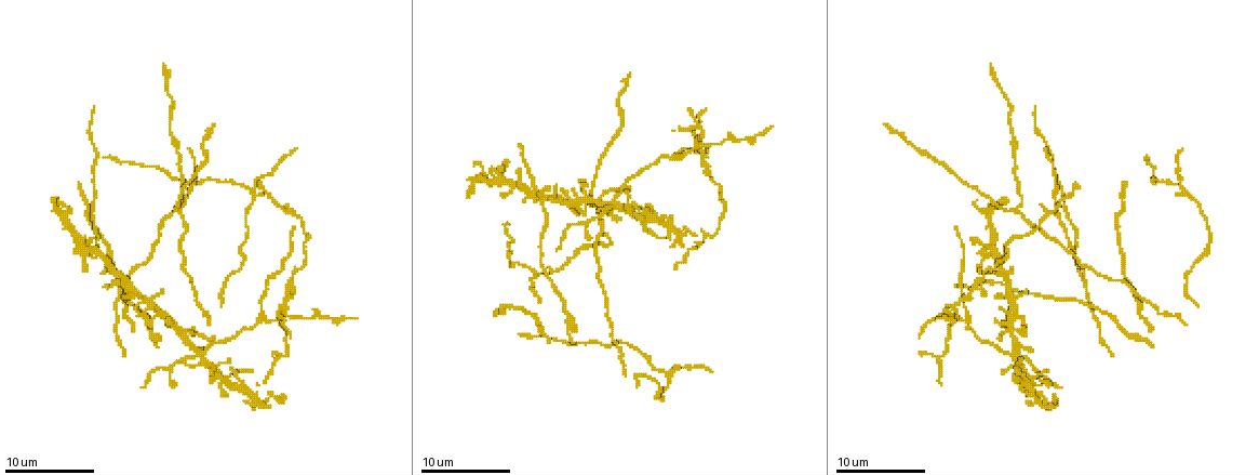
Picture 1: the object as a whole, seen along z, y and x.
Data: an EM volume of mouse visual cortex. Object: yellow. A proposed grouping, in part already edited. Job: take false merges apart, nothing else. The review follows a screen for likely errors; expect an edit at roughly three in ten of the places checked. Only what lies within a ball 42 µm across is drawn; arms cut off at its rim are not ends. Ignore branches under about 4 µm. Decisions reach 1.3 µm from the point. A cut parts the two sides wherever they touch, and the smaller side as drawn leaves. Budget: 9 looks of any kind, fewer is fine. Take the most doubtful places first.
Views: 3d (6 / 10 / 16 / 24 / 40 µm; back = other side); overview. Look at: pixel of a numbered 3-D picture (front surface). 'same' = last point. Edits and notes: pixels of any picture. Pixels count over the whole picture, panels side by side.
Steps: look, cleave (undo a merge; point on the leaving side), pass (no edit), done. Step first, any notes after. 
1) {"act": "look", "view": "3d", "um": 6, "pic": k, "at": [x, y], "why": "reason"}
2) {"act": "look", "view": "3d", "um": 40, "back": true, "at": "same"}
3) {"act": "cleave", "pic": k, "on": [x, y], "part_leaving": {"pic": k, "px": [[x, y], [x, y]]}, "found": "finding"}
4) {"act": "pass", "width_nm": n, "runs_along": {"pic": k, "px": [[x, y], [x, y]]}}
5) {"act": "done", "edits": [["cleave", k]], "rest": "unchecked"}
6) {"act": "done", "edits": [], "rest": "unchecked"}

{"act": "look", "view": "3d", "um": 16, "pic": 1, "at": [285, 313]}

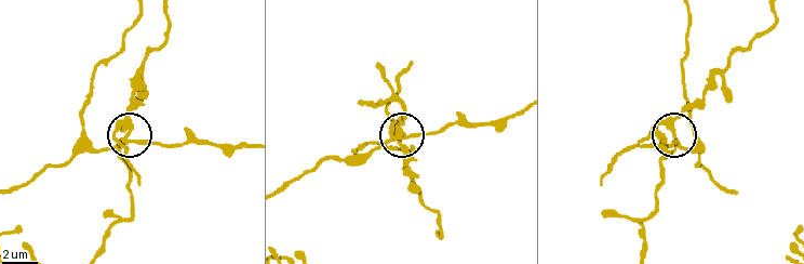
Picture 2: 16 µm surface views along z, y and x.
{"act": "look", "view": "3d", "um": 6, "pic": 2, "at": [128, 135]}

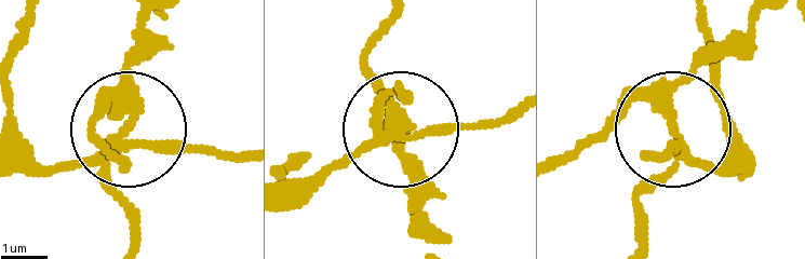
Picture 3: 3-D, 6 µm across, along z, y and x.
{"act": "cleave", "pic": 3, "on": [125, 82], "arms": 4, "part_leaving": {"pic": 3, "px": [[111, 139], [143, 15]]}, "found": "a second neuron is stuck on"}

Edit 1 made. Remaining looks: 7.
{"act": "look", "view": "overview"}

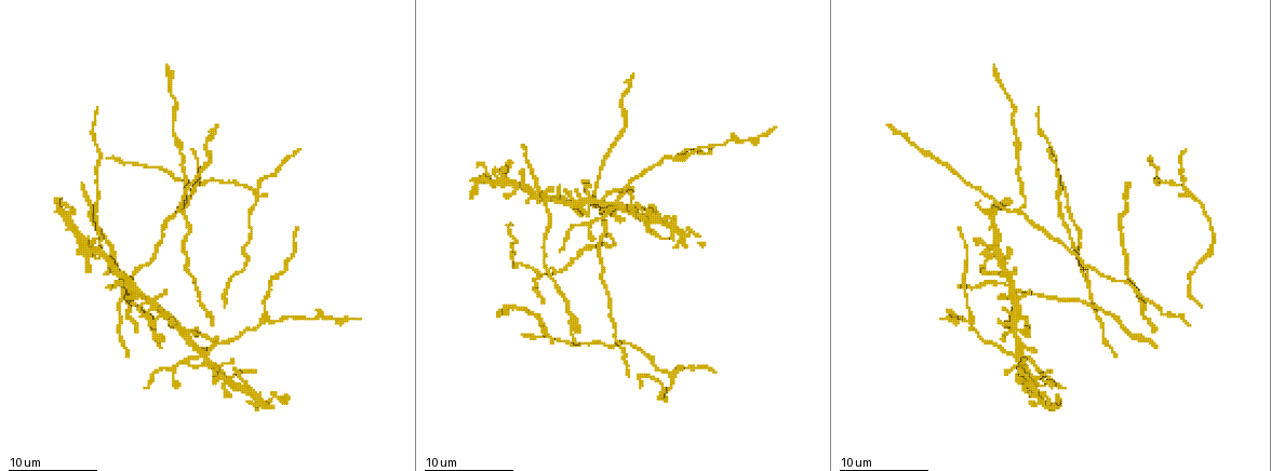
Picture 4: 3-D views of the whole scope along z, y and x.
{"act": "look", "view": "3d", "um": 10, "pic": 4, "at": [185, 335], "why": "four-way junction"}

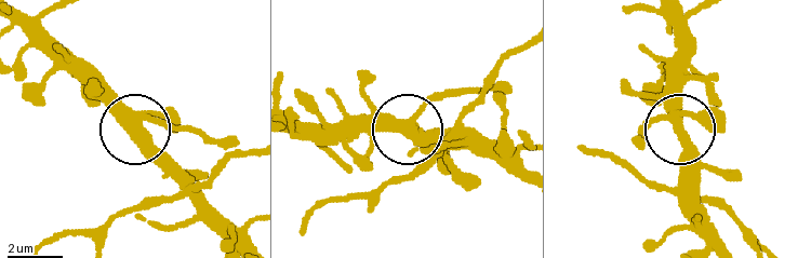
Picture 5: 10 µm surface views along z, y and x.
{"act": "look", "view": "3d", "um": 6, "pic": 5, "at": [678, 127]}

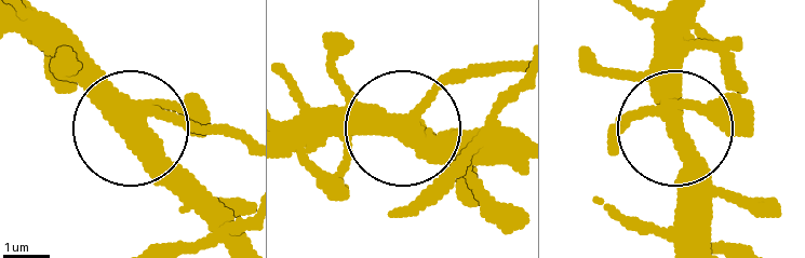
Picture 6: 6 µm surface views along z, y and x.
{"act": "pass", "arms": 4, "runs_along": {"pic": 6, "px": [[286, 131], [403, 126], [480, 65]]}, "found": "continuous, no second neuron"}

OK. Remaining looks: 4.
{"act": "look", "view": "3d", "um": 10, "pic": 4, "at": [133, 283], "why": "four-way junction"}

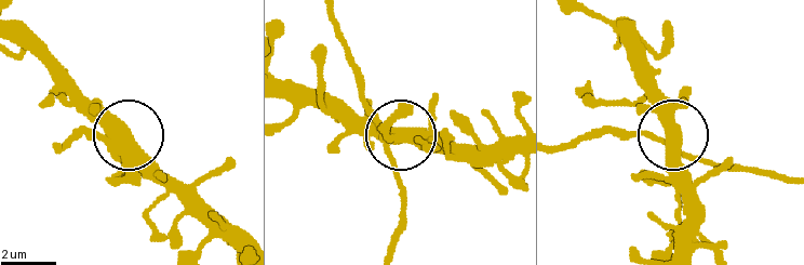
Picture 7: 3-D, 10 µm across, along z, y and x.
{"act": "cleave", "pic": 7, "on": [394, 173], "width_nm": 430, "part_leaving": {"pic": 7, "px": [[677, 148], [786, 176]]}, "found": "a second neuron is stuck on"}

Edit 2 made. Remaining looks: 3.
{"act": "look", "view": "3d", "um": 10, "pic": 4, "at": [969, 331], "why": "calibre changes"}

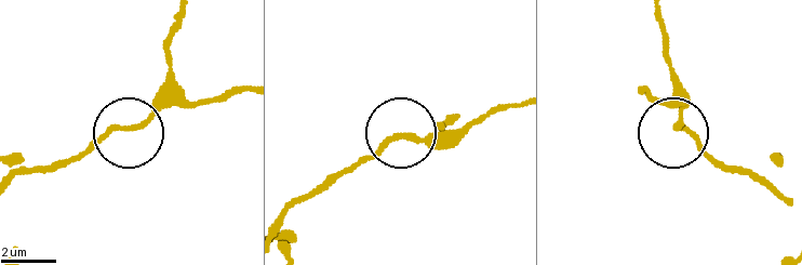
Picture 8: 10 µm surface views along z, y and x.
{"act": "pass", "found": "continuous, no second neuron"}

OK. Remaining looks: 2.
{"act": "done", "edits": [["cleave", 3], ["cleave", 7]], "rest": "unchecked"}

